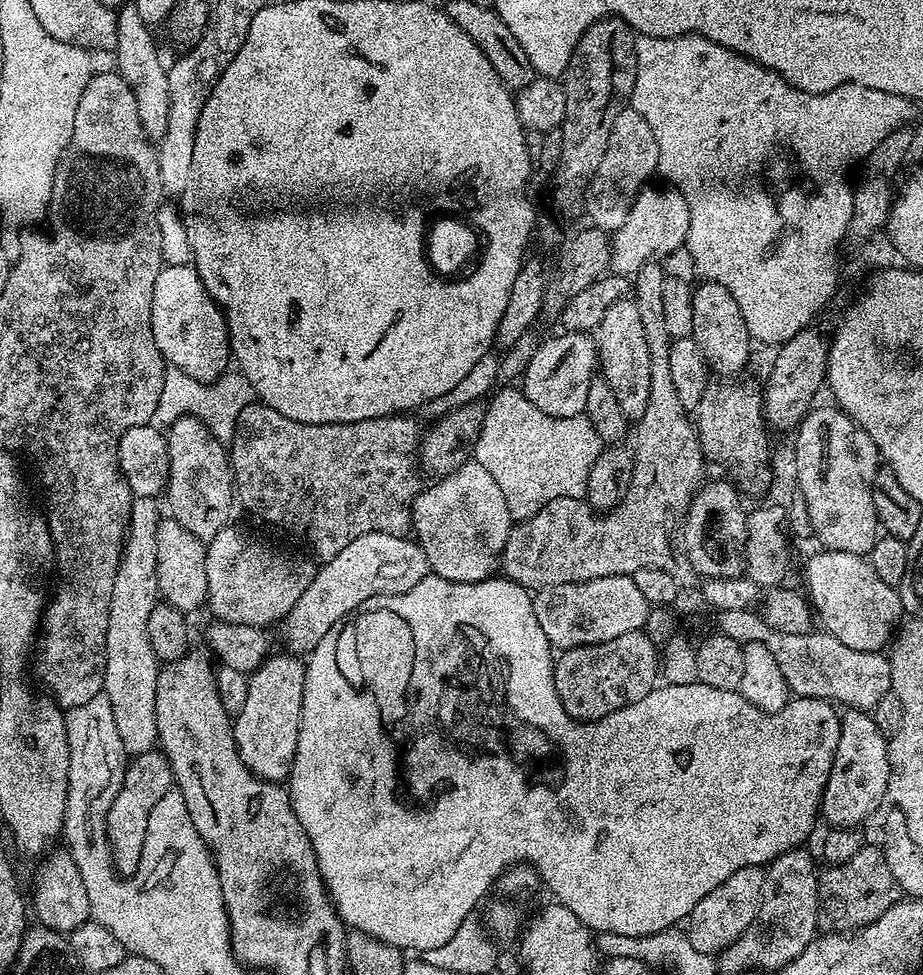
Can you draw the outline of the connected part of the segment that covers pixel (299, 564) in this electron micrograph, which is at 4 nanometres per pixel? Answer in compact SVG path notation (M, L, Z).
M229 526L218 530L214 539L206 544L206 586L208 587L207 607L212 607L212 616L217 620L225 620L231 624L249 624L250 626L269 626L283 621L290 610L294 610L294 602L302 598L302 593L310 582L314 582L318 567L315 559L304 556L291 556L240 528Z

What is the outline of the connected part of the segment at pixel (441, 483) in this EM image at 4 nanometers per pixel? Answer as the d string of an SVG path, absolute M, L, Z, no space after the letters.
M468 460L455 471L437 479L429 489L421 489L411 505L411 525L417 543L427 556L429 569L447 581L472 582L489 579L503 561L506 538L514 517L506 504L502 490L486 468L475 460Z

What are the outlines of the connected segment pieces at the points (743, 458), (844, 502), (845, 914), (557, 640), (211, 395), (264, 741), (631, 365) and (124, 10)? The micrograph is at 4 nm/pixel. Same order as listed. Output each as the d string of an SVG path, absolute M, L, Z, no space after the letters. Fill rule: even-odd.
M710 382L706 390L702 390L702 402L698 402L694 413L696 436L700 439L700 448L704 452L705 461L716 464L725 464L733 472L735 483L741 489L760 488L769 483L769 429L763 417L762 392L759 387L752 384L734 384L738 382Z
M816 406L800 421L794 435L798 482L812 523L811 535L815 538L817 536L822 542L821 545L830 551L845 551L860 556L868 554L878 537L872 487L874 474L882 466L880 451L874 446L870 434L858 427L841 408Z
M865 846L850 858L850 862L842 862L825 867L819 873L820 905L816 915L817 925L832 934L851 934L858 928L873 924L892 904L902 899L900 887L890 874L890 866L886 866L884 853L876 846Z
M618 575L541 588L535 593L533 604L542 632L558 650L601 644L621 634L641 631L652 613L651 605L639 592L631 576Z
M169 367L162 382L162 398L158 398L158 410L155 419L161 425L171 426L178 418L193 416L198 418L212 431L219 440L231 441L238 414L248 404L253 403L254 393L250 382L239 371L232 370L219 376L211 384L203 384L181 370ZM164 423L164 424L163 424Z
M296 654L269 655L268 659L248 676L246 703L234 718L236 753L249 772L260 780L287 781L298 750L298 726L302 718L302 694L306 686L305 661Z
M635 299L615 301L606 314L602 314L598 329L598 368L610 384L622 414L626 414L629 421L639 420L642 410L646 410L646 401L650 399L650 353Z
M125 2L116 12L116 56L115 71L134 90L134 103L138 106L138 118L142 118L142 130L149 141L158 142L166 134L166 122L170 118L170 82L168 68L160 61L160 52L156 49L153 29L142 22L135 3Z

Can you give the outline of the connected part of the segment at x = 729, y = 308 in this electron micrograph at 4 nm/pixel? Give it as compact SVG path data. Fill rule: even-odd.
M700 282L692 293L694 302L694 330L691 337L698 342L698 350L702 350L702 358L713 373L720 378L734 378L748 364L748 355L752 352L754 341L746 330L746 318L742 318L742 310L738 310L738 302L734 302L734 294L726 290L726 286L718 286L711 282Z

